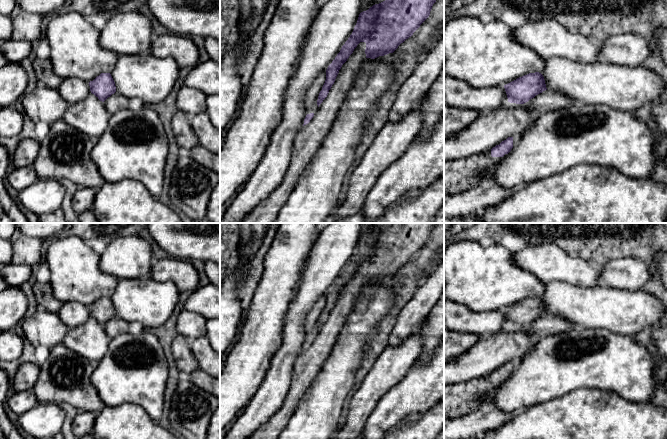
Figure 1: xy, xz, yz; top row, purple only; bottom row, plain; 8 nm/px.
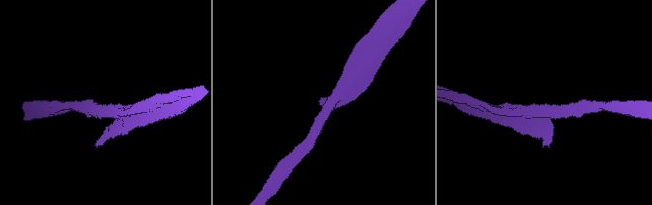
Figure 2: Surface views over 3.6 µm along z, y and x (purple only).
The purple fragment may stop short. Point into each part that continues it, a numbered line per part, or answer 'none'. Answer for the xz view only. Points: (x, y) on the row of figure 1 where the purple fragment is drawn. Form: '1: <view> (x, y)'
1: xz (308, 140)

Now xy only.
1: xy (116, 102)

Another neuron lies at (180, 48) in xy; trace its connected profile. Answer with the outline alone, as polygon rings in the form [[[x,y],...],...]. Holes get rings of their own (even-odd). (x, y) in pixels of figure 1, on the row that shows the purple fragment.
[[[166,32],[153,35],[151,54],[159,58],[171,58],[180,68],[195,67],[200,52],[192,37]]]

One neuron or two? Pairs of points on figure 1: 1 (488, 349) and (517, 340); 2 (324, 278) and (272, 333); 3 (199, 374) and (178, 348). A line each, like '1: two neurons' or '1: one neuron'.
1: one neuron
2: two neurons
3: one neuron

